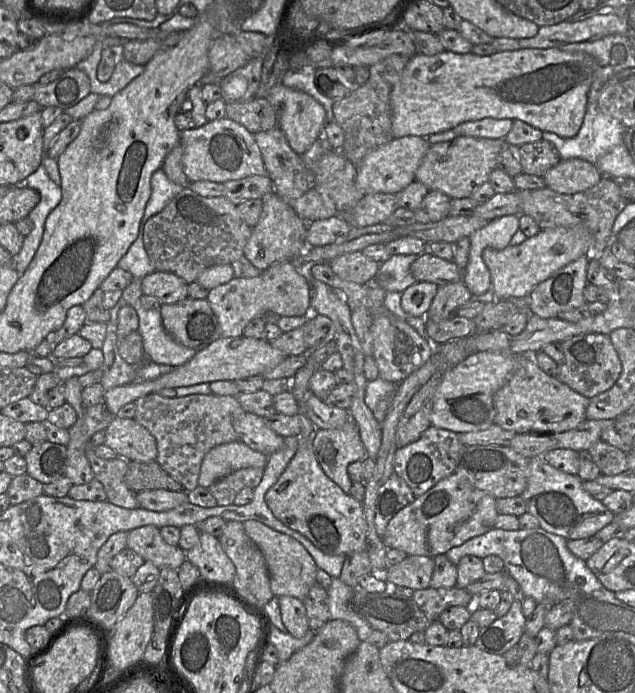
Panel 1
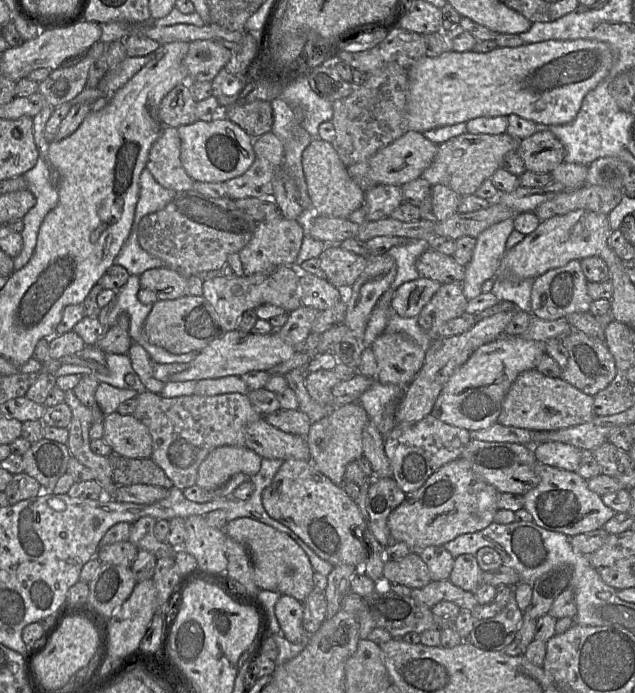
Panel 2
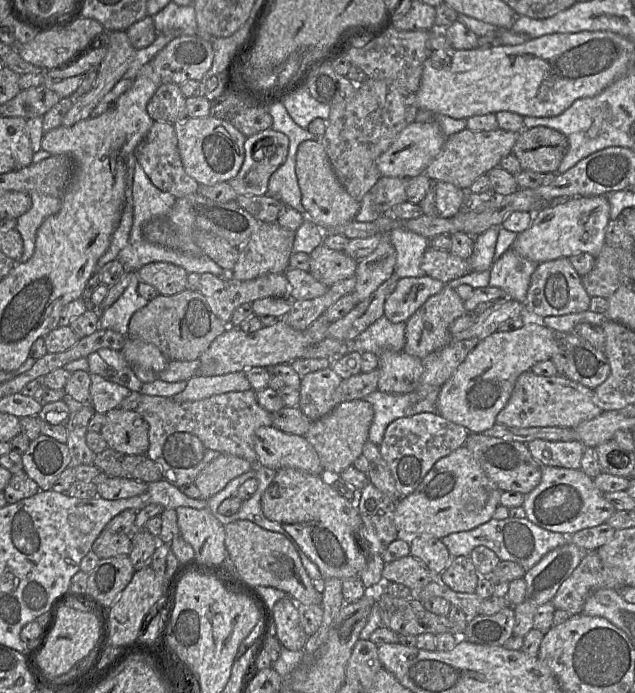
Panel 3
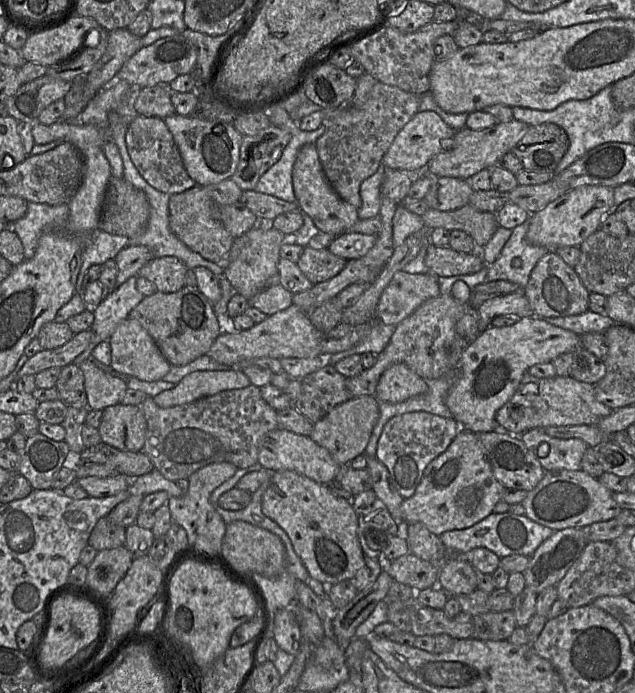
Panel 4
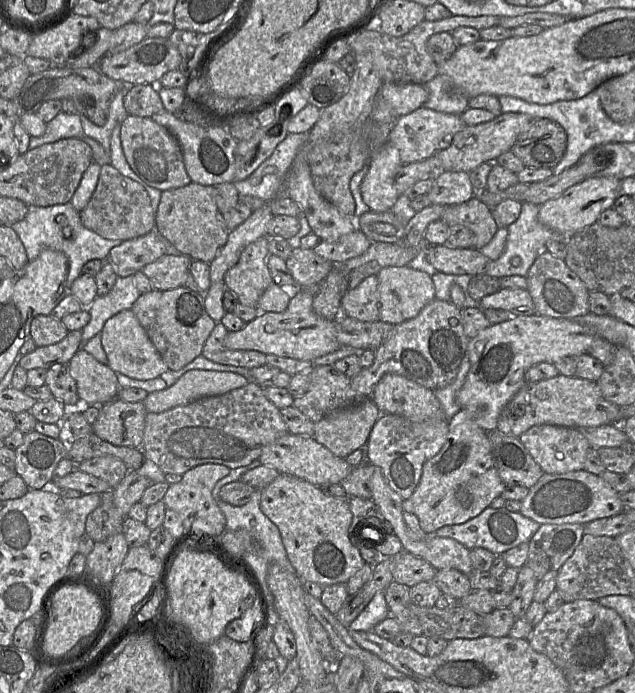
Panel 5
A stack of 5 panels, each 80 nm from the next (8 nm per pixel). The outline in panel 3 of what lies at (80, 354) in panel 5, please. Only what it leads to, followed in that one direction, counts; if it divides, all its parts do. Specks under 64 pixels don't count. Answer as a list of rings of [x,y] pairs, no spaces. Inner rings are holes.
[[[90,374],[90,405],[97,413],[105,414],[111,409],[120,407],[120,403],[131,390],[109,381],[98,374]]]

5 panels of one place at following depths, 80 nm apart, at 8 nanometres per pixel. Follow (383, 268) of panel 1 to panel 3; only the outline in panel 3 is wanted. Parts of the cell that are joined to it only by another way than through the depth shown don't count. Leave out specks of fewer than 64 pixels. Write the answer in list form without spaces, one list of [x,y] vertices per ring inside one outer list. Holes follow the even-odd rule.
[[[400,226],[392,229],[389,238],[396,252],[396,282],[401,278],[424,276],[421,260],[429,247],[429,240]]]

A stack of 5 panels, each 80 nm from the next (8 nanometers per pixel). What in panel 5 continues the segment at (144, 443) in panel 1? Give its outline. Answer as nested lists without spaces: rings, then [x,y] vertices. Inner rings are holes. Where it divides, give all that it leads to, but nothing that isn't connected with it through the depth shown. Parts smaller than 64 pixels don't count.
[[[117,397],[100,406],[93,432],[116,446],[141,448],[146,414],[143,402],[126,402]]]

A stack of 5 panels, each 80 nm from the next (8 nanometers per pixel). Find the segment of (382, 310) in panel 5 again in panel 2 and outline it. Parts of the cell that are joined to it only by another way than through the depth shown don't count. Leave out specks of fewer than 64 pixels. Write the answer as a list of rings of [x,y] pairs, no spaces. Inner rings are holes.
[[[424,277],[405,282],[396,289],[389,306],[401,318],[417,318],[440,287],[439,282]]]

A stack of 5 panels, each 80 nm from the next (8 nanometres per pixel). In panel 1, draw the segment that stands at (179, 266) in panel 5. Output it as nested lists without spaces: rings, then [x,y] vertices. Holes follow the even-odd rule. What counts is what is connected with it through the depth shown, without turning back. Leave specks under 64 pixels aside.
[[[154,271],[141,279],[144,295],[156,297],[161,304],[174,304],[188,297],[188,284],[179,276]]]

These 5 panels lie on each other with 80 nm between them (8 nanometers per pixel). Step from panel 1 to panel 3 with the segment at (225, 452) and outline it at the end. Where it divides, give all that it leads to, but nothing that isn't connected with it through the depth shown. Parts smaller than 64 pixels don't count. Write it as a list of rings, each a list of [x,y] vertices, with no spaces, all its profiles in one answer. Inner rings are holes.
[[[220,455],[209,462],[193,482],[200,491],[200,499],[208,500],[231,480],[253,468],[249,461],[234,456]]]

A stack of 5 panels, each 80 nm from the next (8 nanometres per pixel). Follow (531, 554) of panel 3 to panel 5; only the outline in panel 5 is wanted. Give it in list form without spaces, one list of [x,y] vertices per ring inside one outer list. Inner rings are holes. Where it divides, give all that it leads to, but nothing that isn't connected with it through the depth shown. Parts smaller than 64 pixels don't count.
[[[493,508],[483,510],[478,516],[462,524],[447,525],[439,528],[435,535],[455,539],[469,550],[480,547],[500,555],[521,543],[529,542],[540,527],[540,523],[530,519],[520,512],[511,512],[506,508]]]

